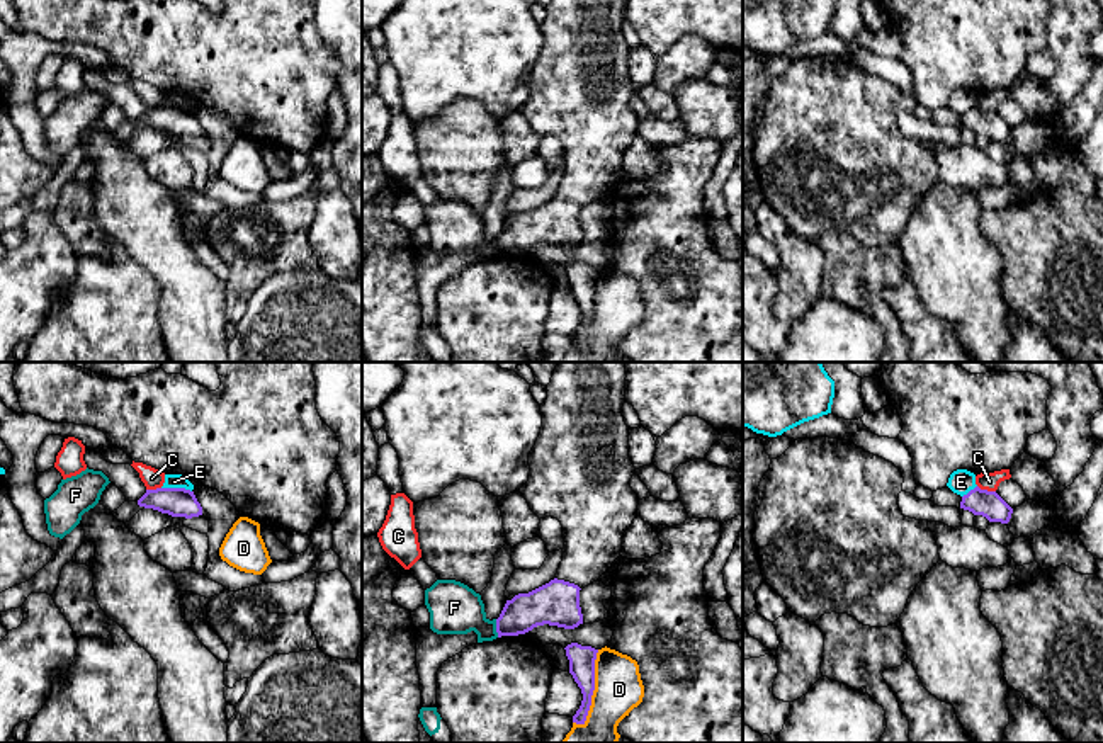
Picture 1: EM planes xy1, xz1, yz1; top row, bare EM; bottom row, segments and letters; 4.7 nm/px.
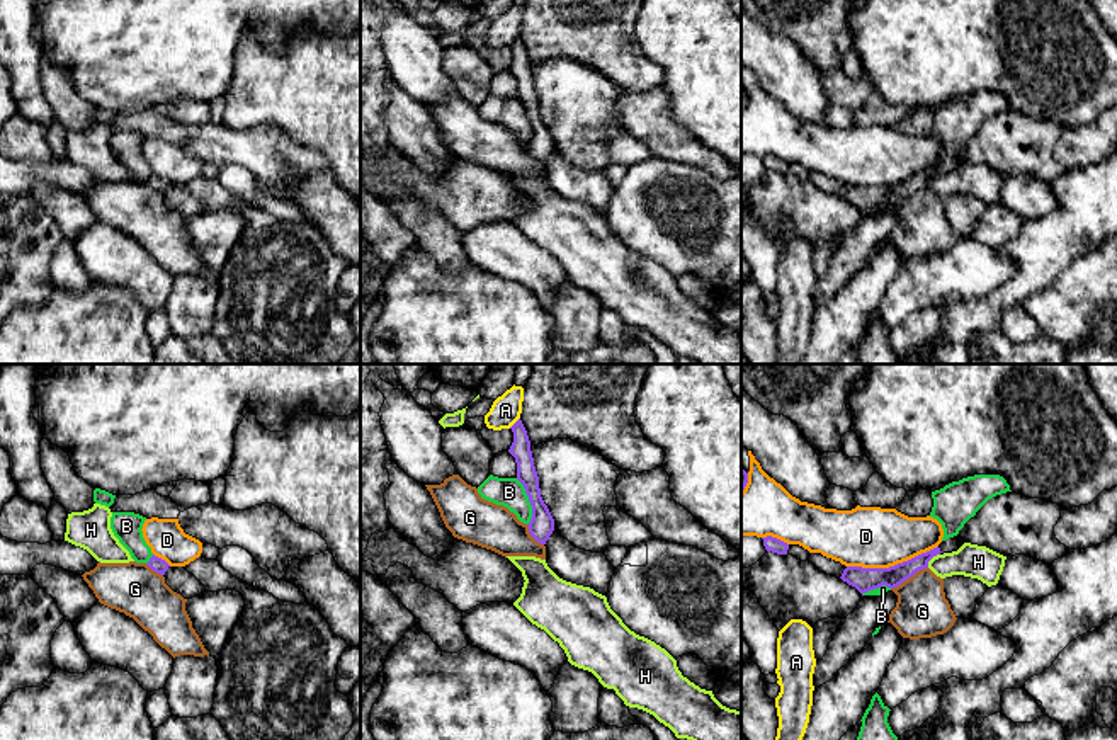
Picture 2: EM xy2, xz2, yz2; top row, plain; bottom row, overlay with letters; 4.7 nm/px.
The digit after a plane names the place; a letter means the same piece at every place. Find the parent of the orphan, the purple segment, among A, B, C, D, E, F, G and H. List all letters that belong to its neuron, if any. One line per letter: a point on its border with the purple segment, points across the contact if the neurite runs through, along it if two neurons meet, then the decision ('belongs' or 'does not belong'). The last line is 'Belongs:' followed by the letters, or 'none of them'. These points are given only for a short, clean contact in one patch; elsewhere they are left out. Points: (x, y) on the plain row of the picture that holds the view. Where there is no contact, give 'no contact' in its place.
A: meets purple in xz2 at (515, 41); border along xz2 (519, 36), (509, 46); does not belong
B: meets purple in xz2 at (529, 119); border along xz2 (515, 97), (522, 104), (531, 125), (531, 140), (527, 143); does not belong
C: meets purple in yz1 at (986, 109); border along yz1 (978, 104), (995, 111); does not belong
D: meets purple in yz2 at (891, 186); does not belong
E: meets purple in xy1 at (177, 107); border along xy1 (162, 106), (184, 106), (191, 111); does not belong
F: meets purple in xz1 at (497, 247); border along xz1 (495, 238), (498, 255); does not belong
G: meets purple in yz2 at (908, 196); border along yz2 (927, 186), (891, 208); does not belong
H: meets purple in yz2 at (930, 177); border along yz2 (939, 172), (927, 186); does not belong
Belongs: none of them

